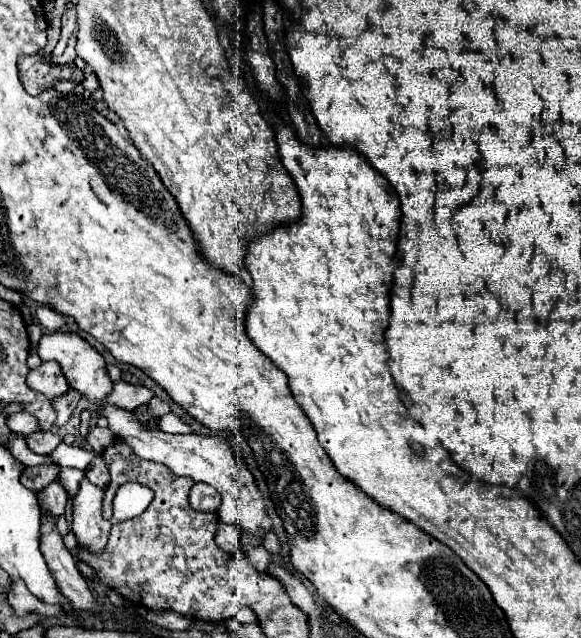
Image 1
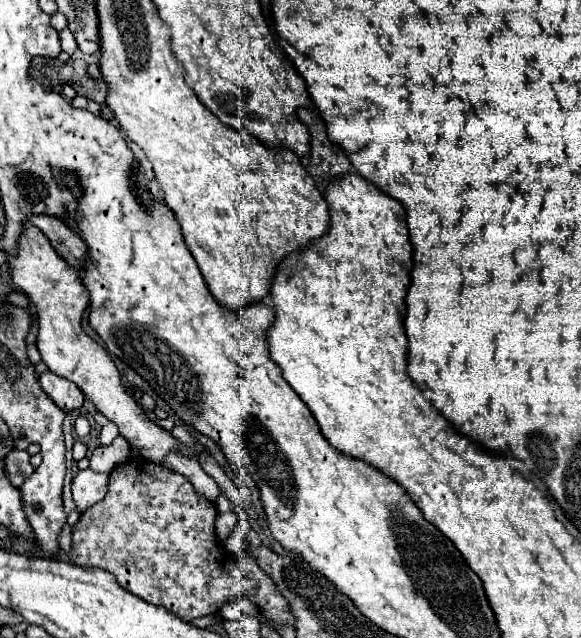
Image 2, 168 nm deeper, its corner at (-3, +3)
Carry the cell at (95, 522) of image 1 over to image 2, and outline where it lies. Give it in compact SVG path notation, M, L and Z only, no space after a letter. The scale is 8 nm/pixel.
M79 470L73 480L73 500L79 512L85 512L91 504L103 500L109 484L109 472L95 472L95 470Z

